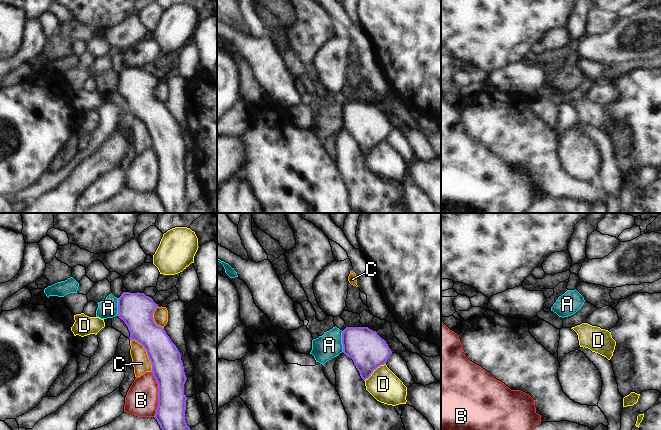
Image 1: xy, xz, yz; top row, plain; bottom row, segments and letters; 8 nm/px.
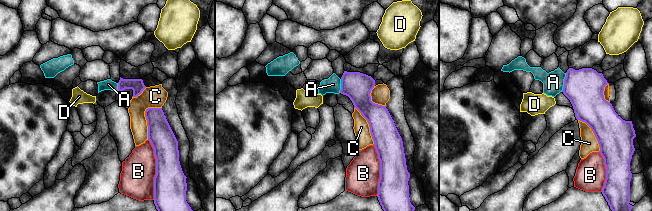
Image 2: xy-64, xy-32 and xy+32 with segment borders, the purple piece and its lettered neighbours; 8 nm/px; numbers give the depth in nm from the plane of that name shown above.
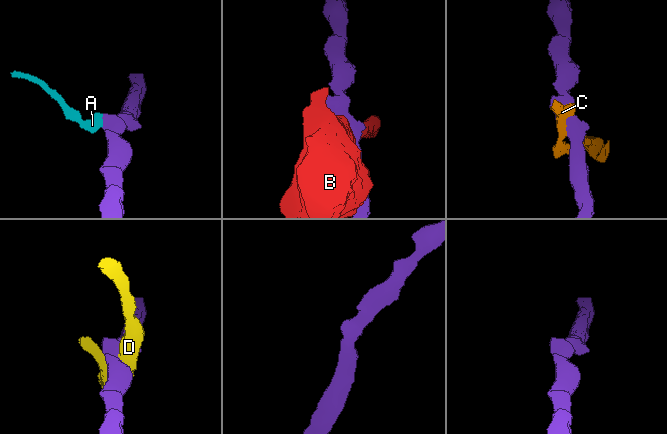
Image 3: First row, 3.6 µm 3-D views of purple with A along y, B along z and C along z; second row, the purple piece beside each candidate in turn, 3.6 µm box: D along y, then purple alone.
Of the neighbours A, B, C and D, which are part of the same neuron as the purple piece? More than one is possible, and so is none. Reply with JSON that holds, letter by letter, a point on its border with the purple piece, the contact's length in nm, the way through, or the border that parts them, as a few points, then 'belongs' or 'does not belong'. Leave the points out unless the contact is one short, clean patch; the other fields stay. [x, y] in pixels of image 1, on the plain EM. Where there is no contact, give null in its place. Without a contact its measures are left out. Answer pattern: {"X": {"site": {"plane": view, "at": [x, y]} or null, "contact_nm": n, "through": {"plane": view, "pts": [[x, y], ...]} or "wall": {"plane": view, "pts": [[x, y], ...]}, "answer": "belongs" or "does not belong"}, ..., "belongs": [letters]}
{"A": {"site": {"plane": "xz", "at": [342, 117]}, "contact_nm": 170, "wall": {"plane": "xz", "pts": [[343, 107], [342, 127]]}, "answer": "does not belong"}, "B": {"site": {"plane": "xy", "at": [158, 170]}, "contact_nm": 360, "answer": "does not belong"}, "C": {"site": {"plane": "xy", "at": [147, 129]}, "contact_nm": 320, "answer": "does not belong"}, "D": {"site": {"plane": "xz", "at": [374, 145]}, "contact_nm": 220, "answer": "does not belong"}, "belongs": []}

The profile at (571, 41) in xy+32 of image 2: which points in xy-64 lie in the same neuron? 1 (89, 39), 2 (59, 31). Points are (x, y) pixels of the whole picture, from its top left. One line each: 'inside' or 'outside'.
1: inside
2: inside

